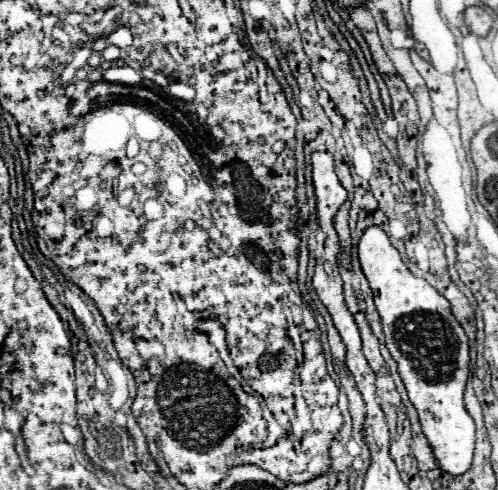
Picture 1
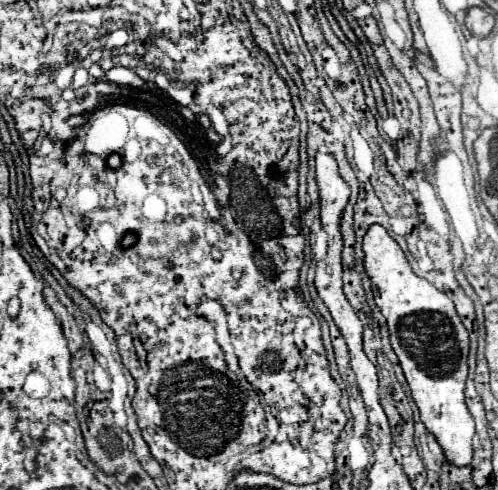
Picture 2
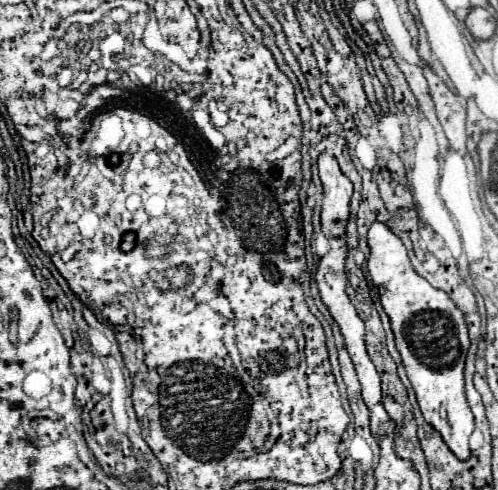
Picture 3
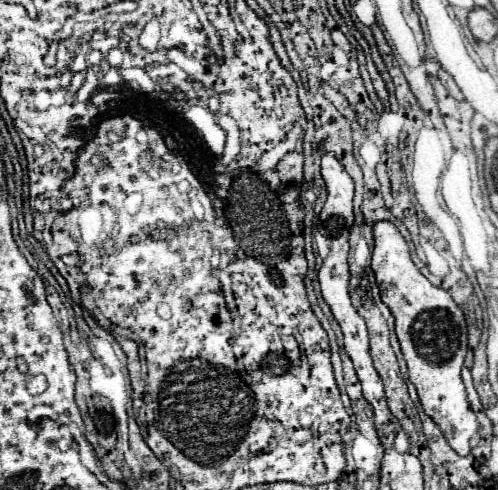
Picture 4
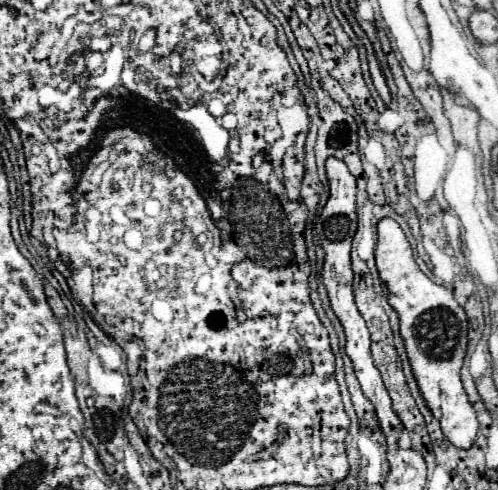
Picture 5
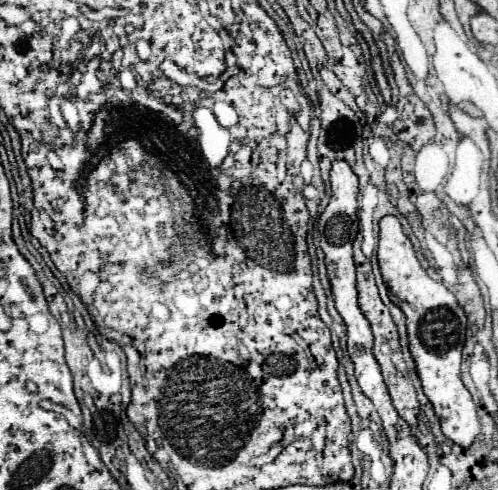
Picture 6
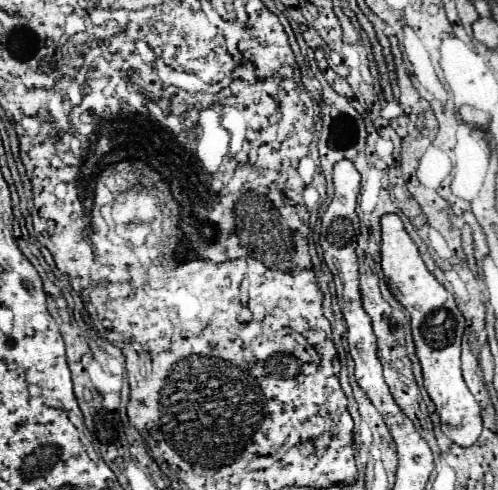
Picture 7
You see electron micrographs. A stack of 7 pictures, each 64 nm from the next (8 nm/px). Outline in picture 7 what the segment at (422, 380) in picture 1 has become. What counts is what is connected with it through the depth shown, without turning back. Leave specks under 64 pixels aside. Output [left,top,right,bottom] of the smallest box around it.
[382,214,482,446]

